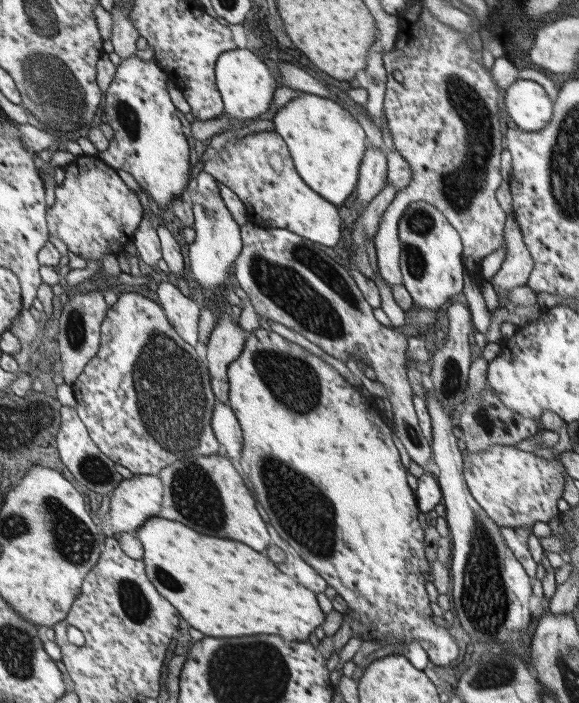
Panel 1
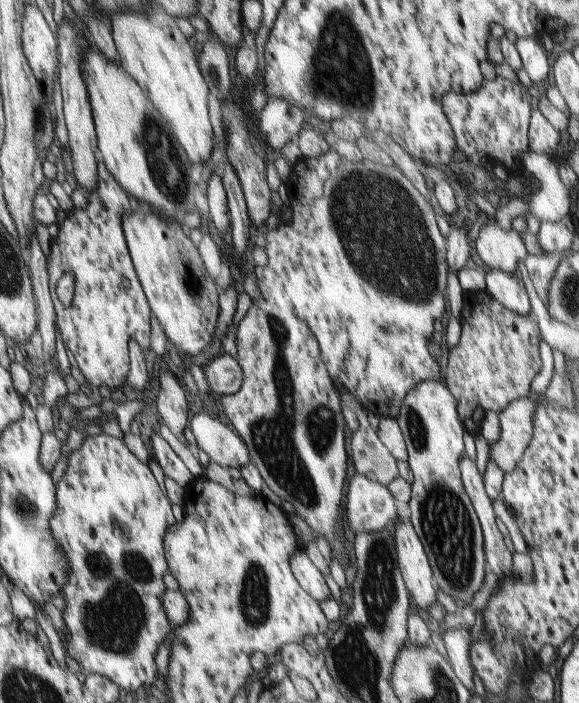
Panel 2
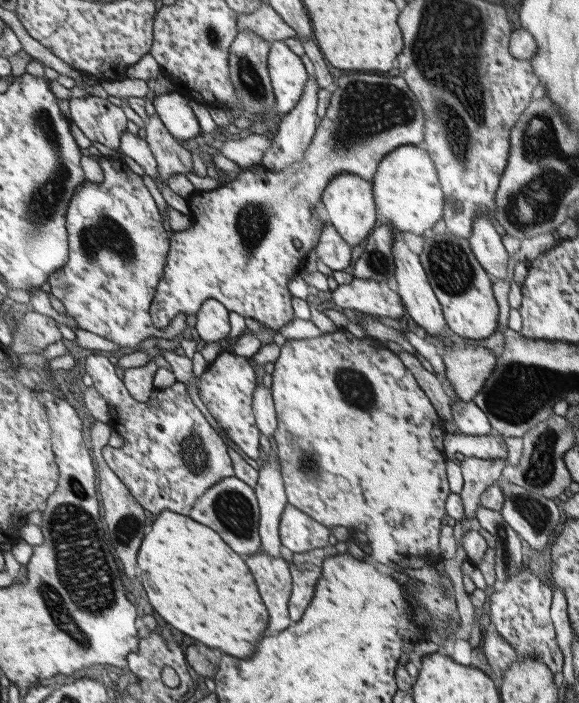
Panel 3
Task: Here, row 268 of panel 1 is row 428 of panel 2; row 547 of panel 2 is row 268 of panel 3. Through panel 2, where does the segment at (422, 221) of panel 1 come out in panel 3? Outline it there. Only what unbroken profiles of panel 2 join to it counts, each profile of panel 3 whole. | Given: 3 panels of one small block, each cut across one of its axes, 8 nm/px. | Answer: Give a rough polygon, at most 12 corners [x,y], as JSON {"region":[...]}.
{"region":[[426,236],[420,262],[448,327],[496,331],[492,282],[469,239]]}

